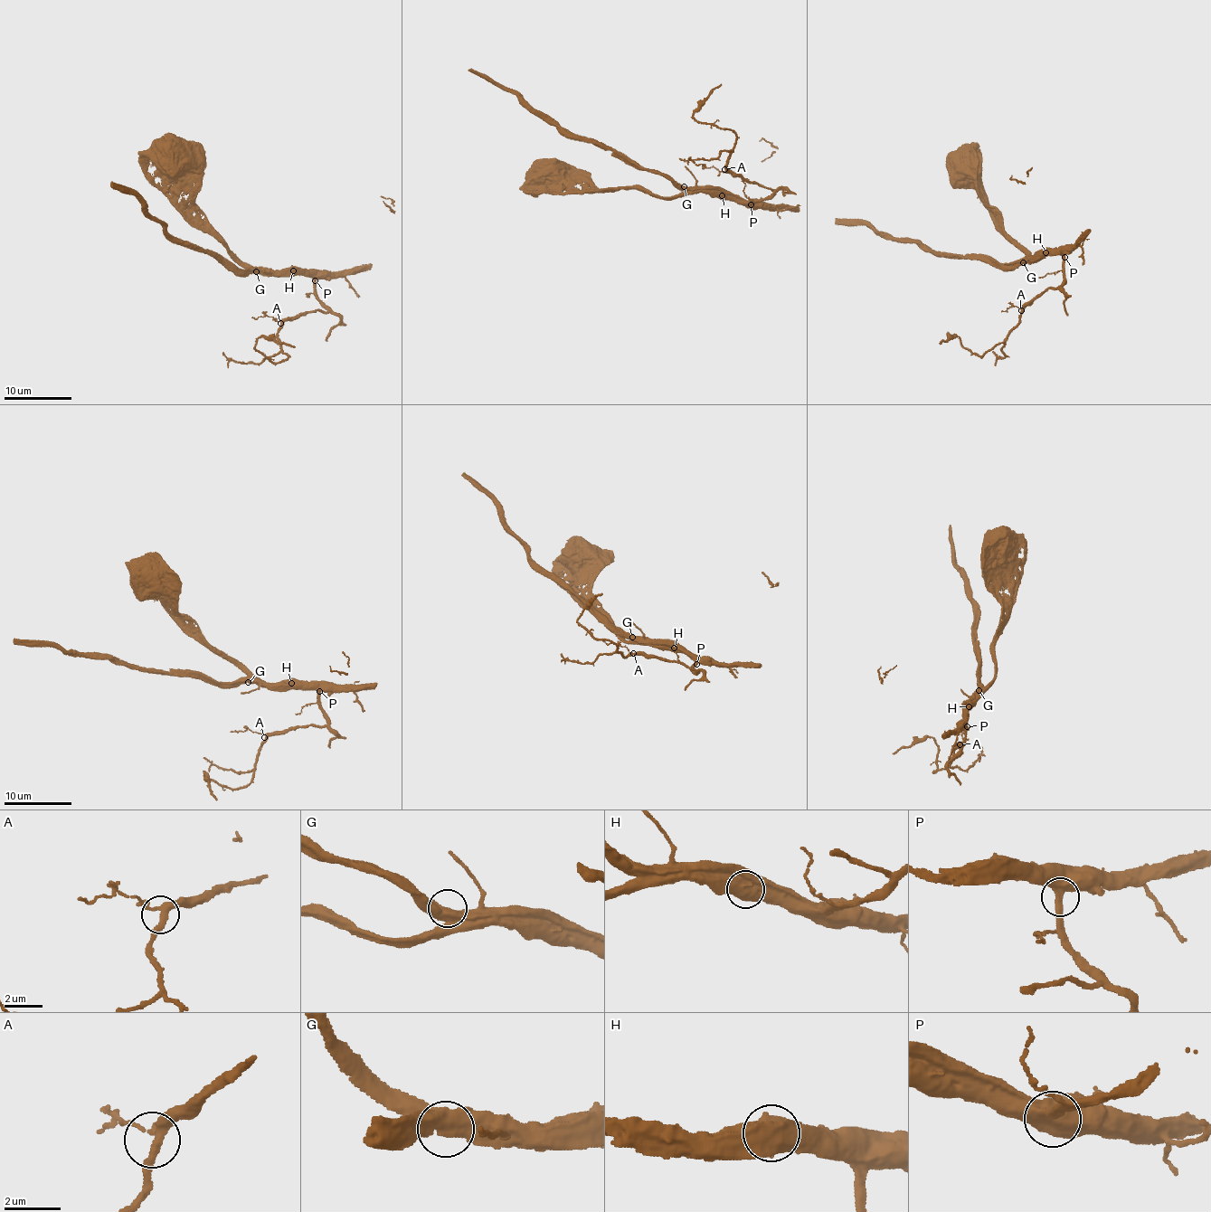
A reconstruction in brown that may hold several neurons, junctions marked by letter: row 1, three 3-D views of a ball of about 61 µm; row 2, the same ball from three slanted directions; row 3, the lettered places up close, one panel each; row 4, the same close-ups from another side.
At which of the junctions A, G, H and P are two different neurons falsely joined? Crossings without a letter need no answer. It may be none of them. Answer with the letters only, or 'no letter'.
no letter

